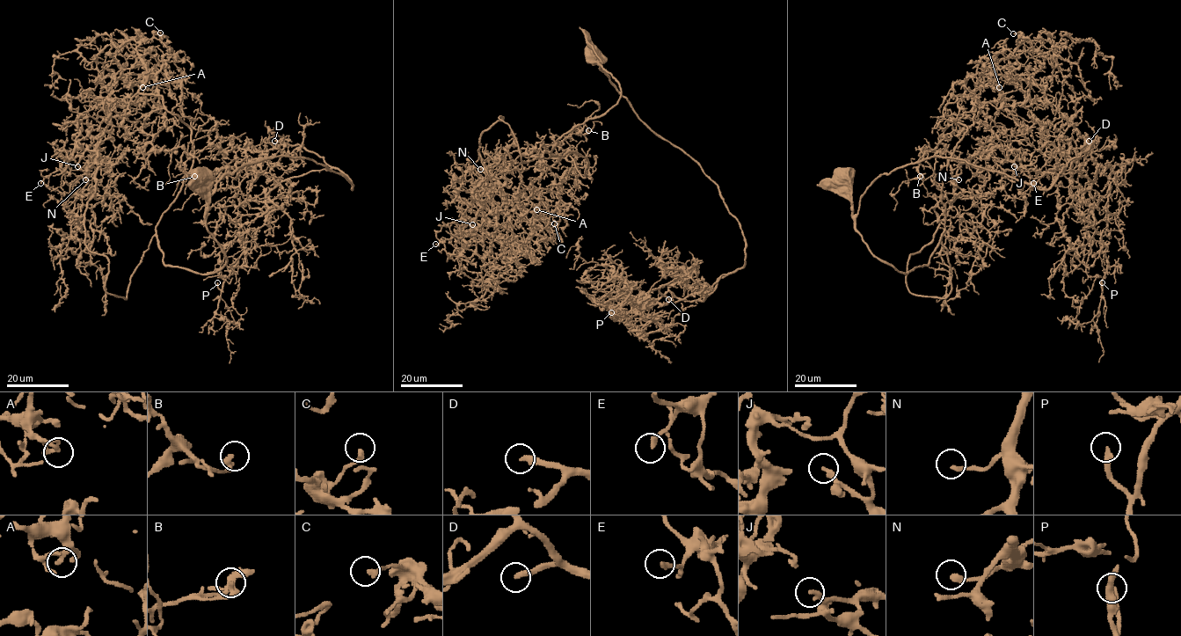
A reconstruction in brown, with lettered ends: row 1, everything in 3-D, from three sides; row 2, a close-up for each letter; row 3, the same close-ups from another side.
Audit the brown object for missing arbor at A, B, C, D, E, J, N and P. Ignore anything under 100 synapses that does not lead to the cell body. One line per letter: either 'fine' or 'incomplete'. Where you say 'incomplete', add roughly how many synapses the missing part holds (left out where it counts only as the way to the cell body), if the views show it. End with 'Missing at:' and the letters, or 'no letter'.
A: fine
B: fine
C: fine
D: incomplete | 1000 syn
E: fine
J: fine
N: fine
P: fine
Missing at: D

